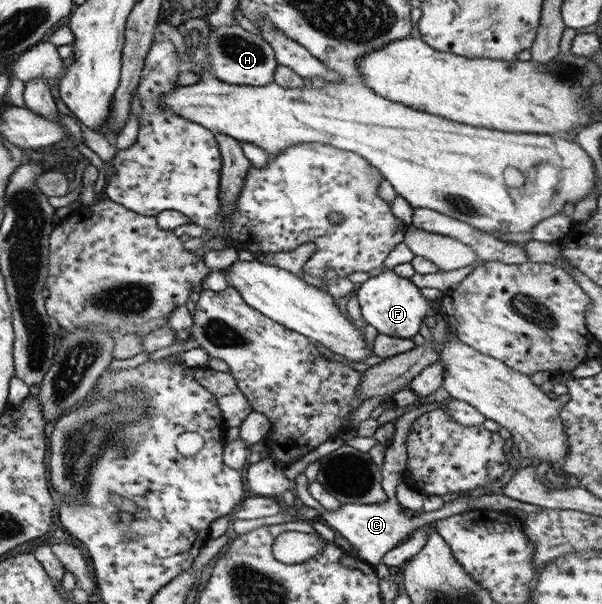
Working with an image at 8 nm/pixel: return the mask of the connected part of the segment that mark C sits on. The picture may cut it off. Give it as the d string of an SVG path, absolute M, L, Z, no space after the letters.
M304 472L299 473L294 480L296 483L295 498L297 504L314 509L318 513L318 519L322 518L327 526L337 531L339 536L343 537L343 539L347 539L347 543L350 543L357 549L356 557L376 568L380 568L380 559L387 551L401 544L418 527L422 527L433 521L437 521L438 519L463 513L471 509L489 509L491 511L501 512L507 509L518 509L527 514L545 509L536 505L521 503L517 501L517 499L509 499L509 497L505 497L505 495L497 492L489 495L483 494L473 499L470 498L469 495L458 494L451 501L446 498L440 509L424 512L417 517L405 516L405 514L401 513L401 508L397 504L395 498L389 498L387 502L381 504L341 504L341 507L337 509L326 510L309 496L308 491L306 490L308 482Z

